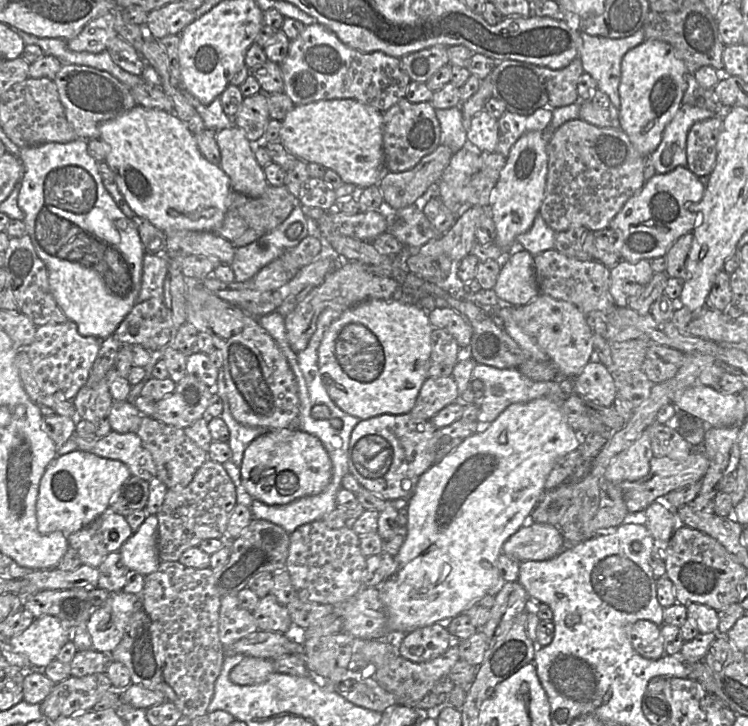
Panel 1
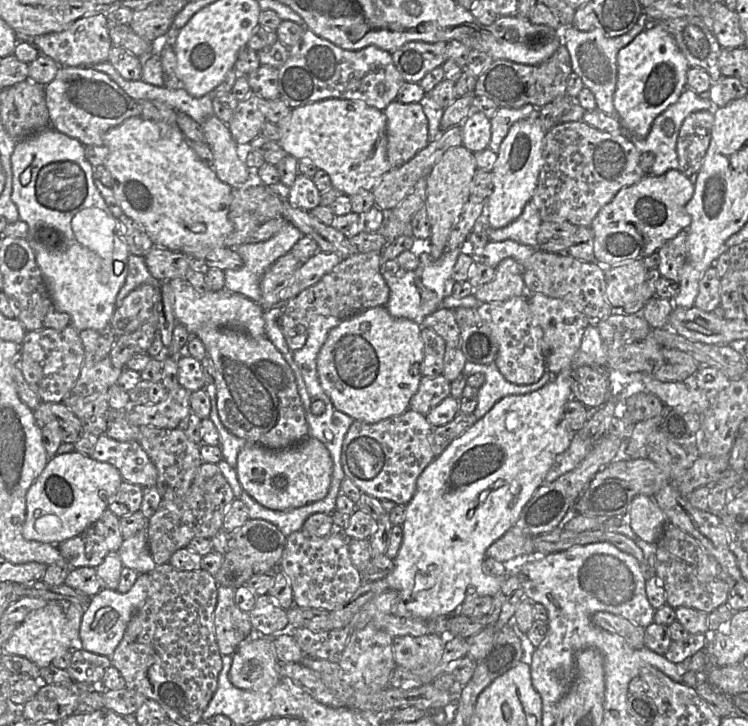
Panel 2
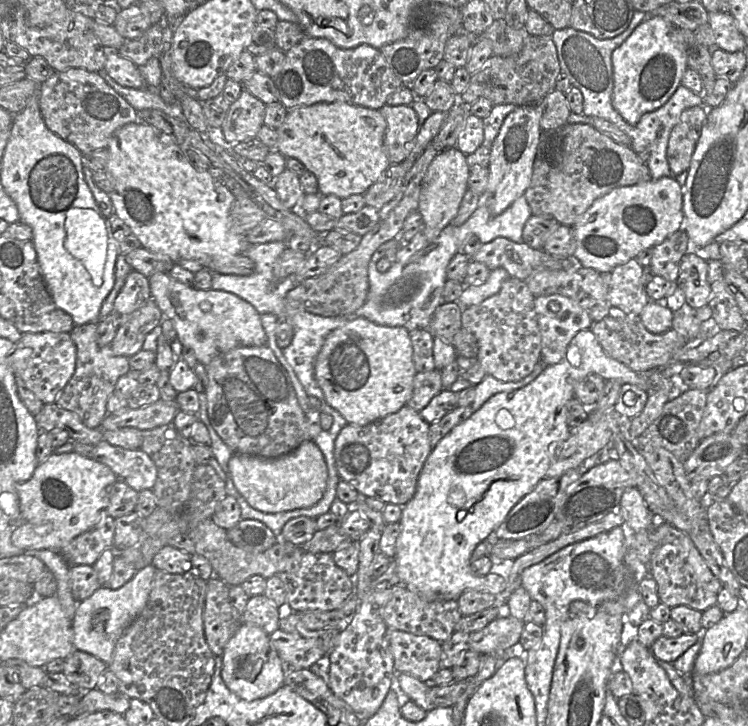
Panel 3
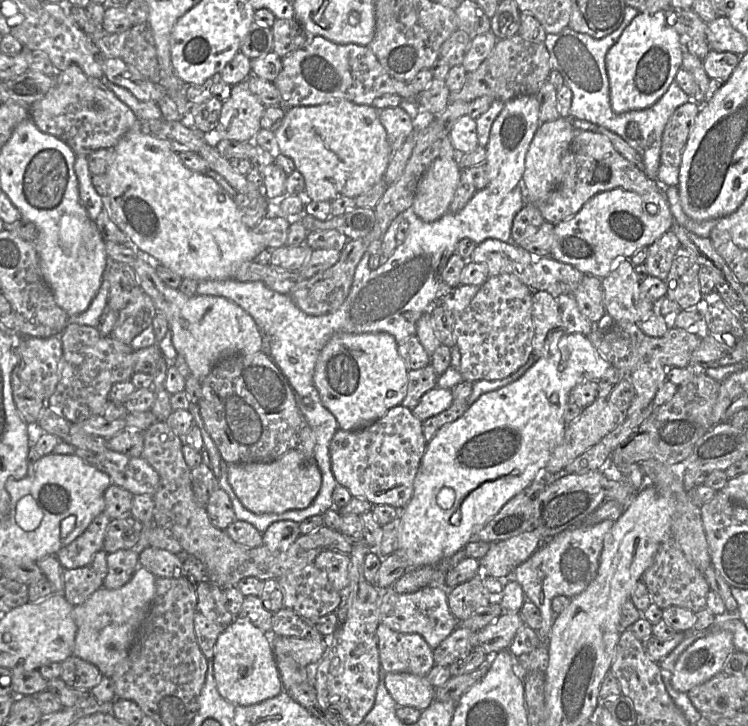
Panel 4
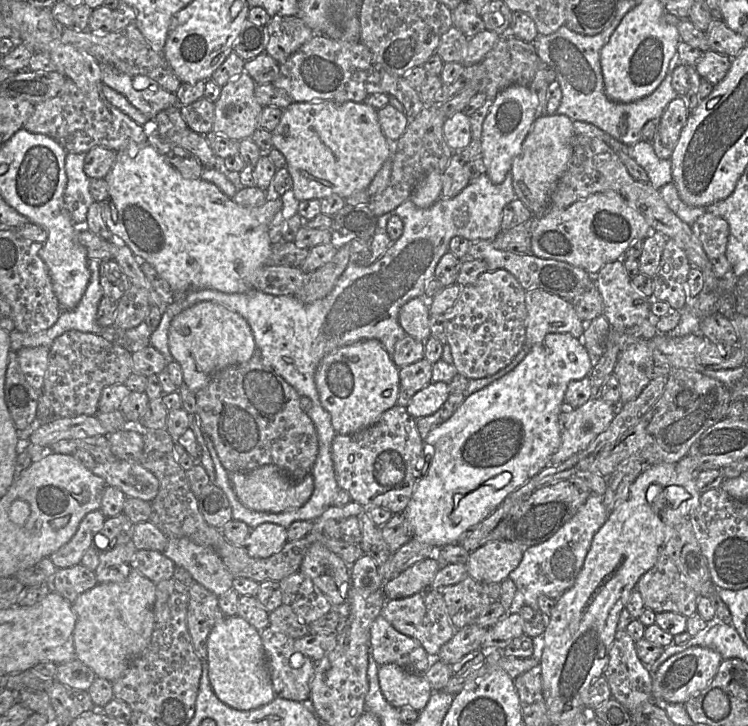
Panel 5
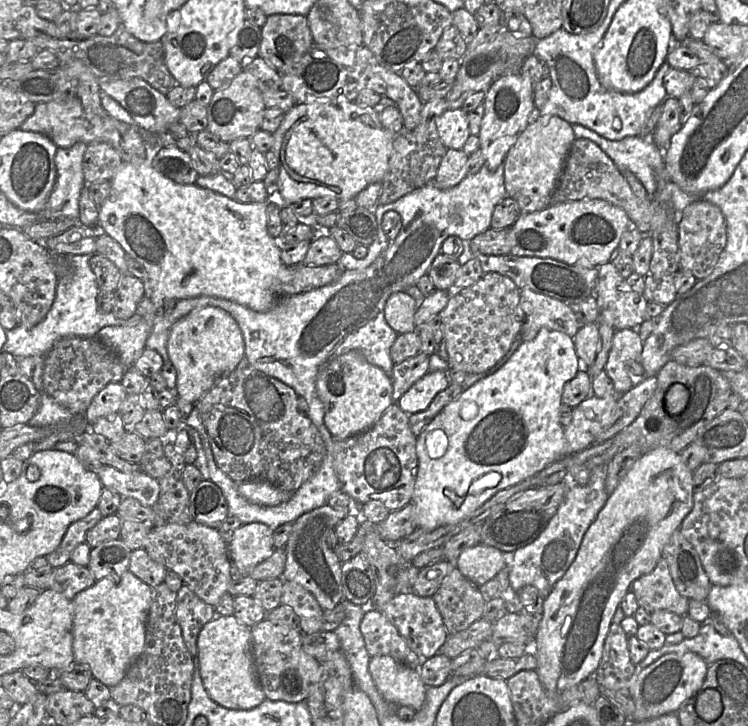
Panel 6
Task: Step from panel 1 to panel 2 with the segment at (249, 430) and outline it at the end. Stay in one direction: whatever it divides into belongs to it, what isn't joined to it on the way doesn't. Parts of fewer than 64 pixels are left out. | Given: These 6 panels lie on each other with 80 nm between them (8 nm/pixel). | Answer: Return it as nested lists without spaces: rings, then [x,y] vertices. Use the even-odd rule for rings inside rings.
[[[209,374],[207,376],[207,385],[205,386],[205,389],[207,390],[211,400],[210,416],[219,432],[219,446],[222,450],[223,460],[227,462],[231,467],[236,468],[238,455],[248,444],[248,442],[245,439],[237,437],[234,434],[230,433],[222,424],[216,406],[213,377]]]

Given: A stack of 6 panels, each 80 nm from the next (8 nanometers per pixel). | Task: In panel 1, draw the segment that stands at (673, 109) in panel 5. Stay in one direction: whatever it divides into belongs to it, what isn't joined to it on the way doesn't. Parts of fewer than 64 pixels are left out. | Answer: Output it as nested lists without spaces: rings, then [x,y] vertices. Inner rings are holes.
[[[715,116],[695,123],[688,132],[687,167],[698,177],[708,177],[714,170],[721,130],[722,117]]]

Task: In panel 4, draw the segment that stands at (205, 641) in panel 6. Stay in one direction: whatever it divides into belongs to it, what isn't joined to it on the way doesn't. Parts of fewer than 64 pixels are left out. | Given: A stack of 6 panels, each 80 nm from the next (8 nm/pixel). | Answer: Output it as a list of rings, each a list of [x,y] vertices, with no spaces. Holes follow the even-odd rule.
[[[236,617],[219,635],[214,648],[213,670],[217,690],[225,700],[249,706],[273,698],[283,690],[271,635],[242,617]]]

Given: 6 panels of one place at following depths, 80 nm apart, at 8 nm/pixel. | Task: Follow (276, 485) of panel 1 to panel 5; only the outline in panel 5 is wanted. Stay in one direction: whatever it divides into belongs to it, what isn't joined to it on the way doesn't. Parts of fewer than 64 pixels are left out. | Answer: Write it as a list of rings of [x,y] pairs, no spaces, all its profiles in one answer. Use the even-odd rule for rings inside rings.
[[[272,464],[248,472],[229,472],[228,476],[240,502],[247,508],[260,512],[279,513],[299,508],[309,500],[314,489],[314,480],[311,473],[301,481],[294,482]]]

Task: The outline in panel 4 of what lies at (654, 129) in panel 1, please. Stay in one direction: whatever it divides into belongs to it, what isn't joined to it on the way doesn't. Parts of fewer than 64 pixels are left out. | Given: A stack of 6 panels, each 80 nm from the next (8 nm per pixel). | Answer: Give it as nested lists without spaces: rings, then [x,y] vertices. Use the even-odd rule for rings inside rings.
[[[665,11],[653,14],[639,12],[625,28],[618,41],[608,50],[605,64],[610,83],[610,104],[613,111],[621,114],[649,108],[665,94],[682,67],[681,35],[668,24]]]

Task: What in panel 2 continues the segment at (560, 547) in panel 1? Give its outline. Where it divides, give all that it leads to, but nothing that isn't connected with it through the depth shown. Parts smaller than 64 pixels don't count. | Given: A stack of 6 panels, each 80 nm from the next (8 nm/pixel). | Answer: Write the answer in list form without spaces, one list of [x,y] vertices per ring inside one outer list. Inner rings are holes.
[[[509,530],[503,537],[492,543],[486,556],[499,562],[506,562],[534,551],[533,537],[525,534],[514,534]]]

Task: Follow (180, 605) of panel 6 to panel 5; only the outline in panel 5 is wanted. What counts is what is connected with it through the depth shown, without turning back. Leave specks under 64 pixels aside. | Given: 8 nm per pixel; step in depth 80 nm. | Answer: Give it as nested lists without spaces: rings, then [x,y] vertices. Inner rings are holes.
[[[197,582],[189,586],[189,605],[187,610],[187,628],[200,661],[207,660],[207,640],[211,630],[225,615],[218,605],[219,597]]]

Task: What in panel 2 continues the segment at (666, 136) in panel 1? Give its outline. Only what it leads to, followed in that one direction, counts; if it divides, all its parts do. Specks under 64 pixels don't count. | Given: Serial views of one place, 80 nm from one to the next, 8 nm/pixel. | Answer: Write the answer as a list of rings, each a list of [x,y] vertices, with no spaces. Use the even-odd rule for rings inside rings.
[[[686,88],[679,99],[669,106],[663,113],[655,118],[648,135],[643,139],[638,139],[631,137],[624,129],[623,132],[627,135],[634,143],[638,151],[642,153],[652,153],[654,155],[654,163],[650,170],[650,175],[661,176],[671,169],[678,169],[679,161],[677,155],[677,138],[679,135],[679,130],[685,118],[697,111],[707,110],[714,113],[716,106],[708,97],[701,97],[696,94],[691,88]]]

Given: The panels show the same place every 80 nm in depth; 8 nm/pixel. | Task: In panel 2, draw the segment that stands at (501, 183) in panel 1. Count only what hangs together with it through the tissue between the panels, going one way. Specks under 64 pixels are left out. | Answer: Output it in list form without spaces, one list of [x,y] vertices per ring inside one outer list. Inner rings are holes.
[[[539,114],[537,118],[529,118],[514,123],[502,141],[497,160],[492,170],[492,193],[485,201],[486,217],[488,218],[488,227],[503,228],[515,221],[522,213],[525,205],[530,202],[537,187],[539,174],[543,165],[544,139],[547,131],[541,126]]]

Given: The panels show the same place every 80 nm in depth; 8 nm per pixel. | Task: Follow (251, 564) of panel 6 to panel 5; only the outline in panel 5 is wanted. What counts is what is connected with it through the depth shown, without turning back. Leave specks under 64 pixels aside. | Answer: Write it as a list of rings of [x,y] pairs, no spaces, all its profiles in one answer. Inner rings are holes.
[[[263,523],[251,529],[244,547],[253,558],[268,558],[280,552],[287,542],[287,528],[274,523]]]

